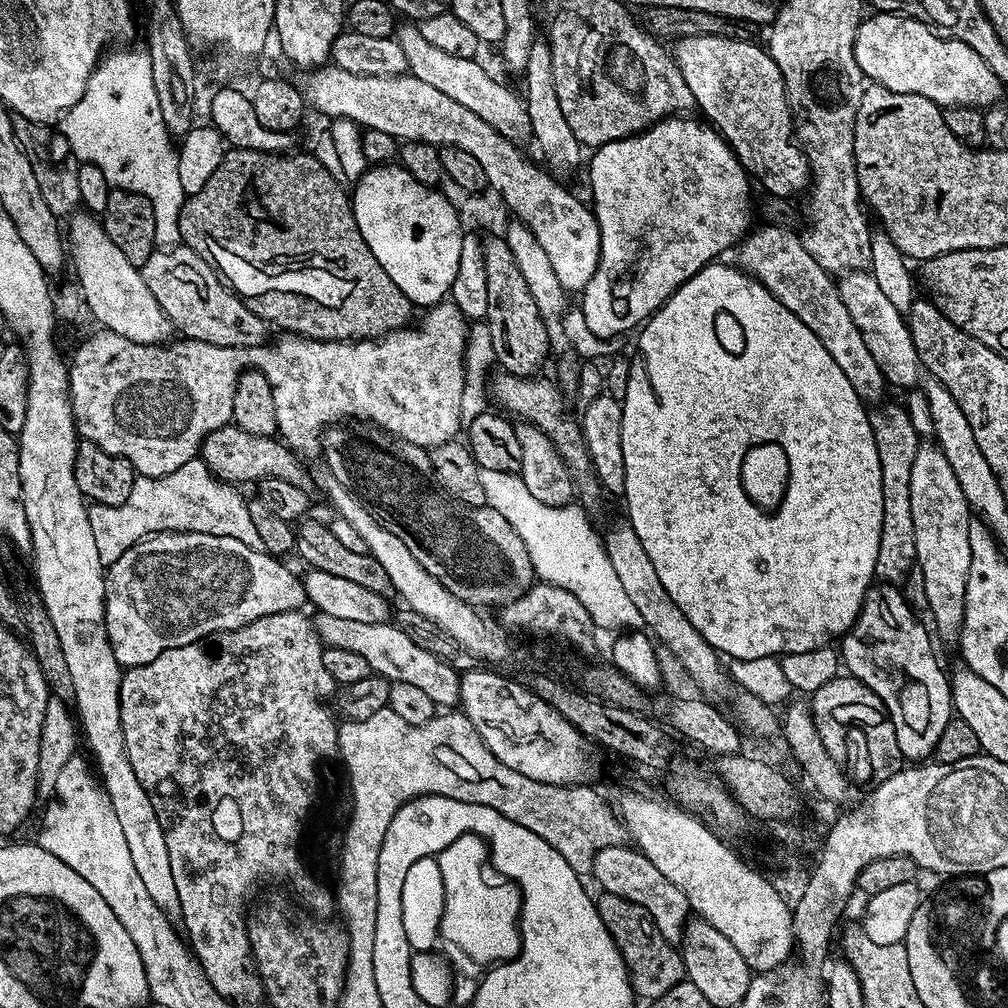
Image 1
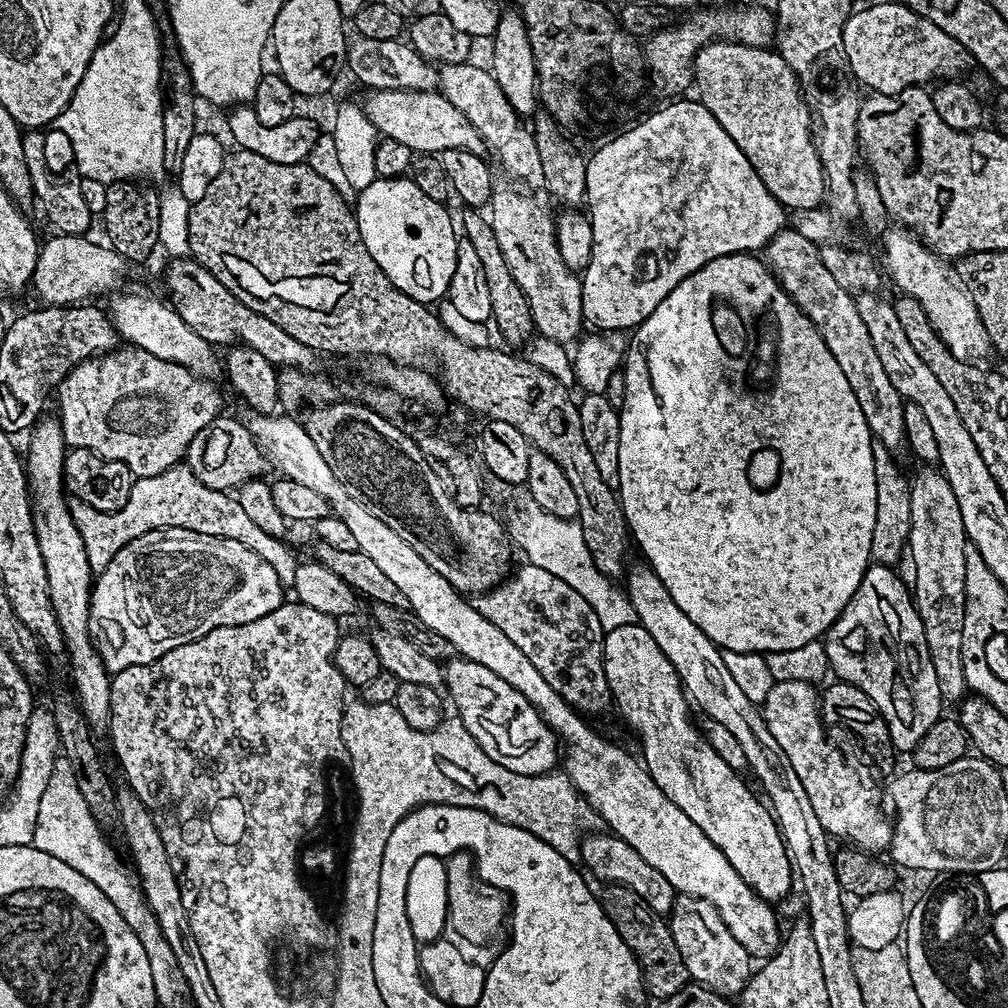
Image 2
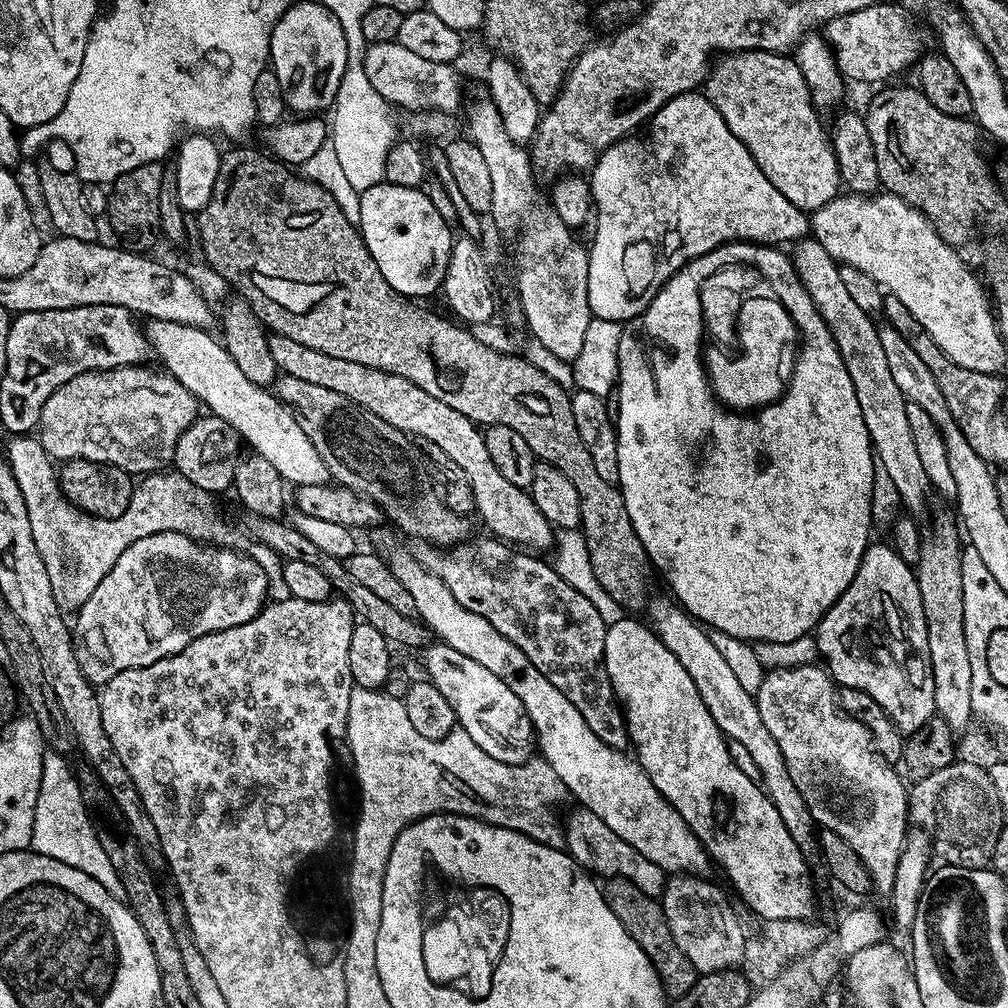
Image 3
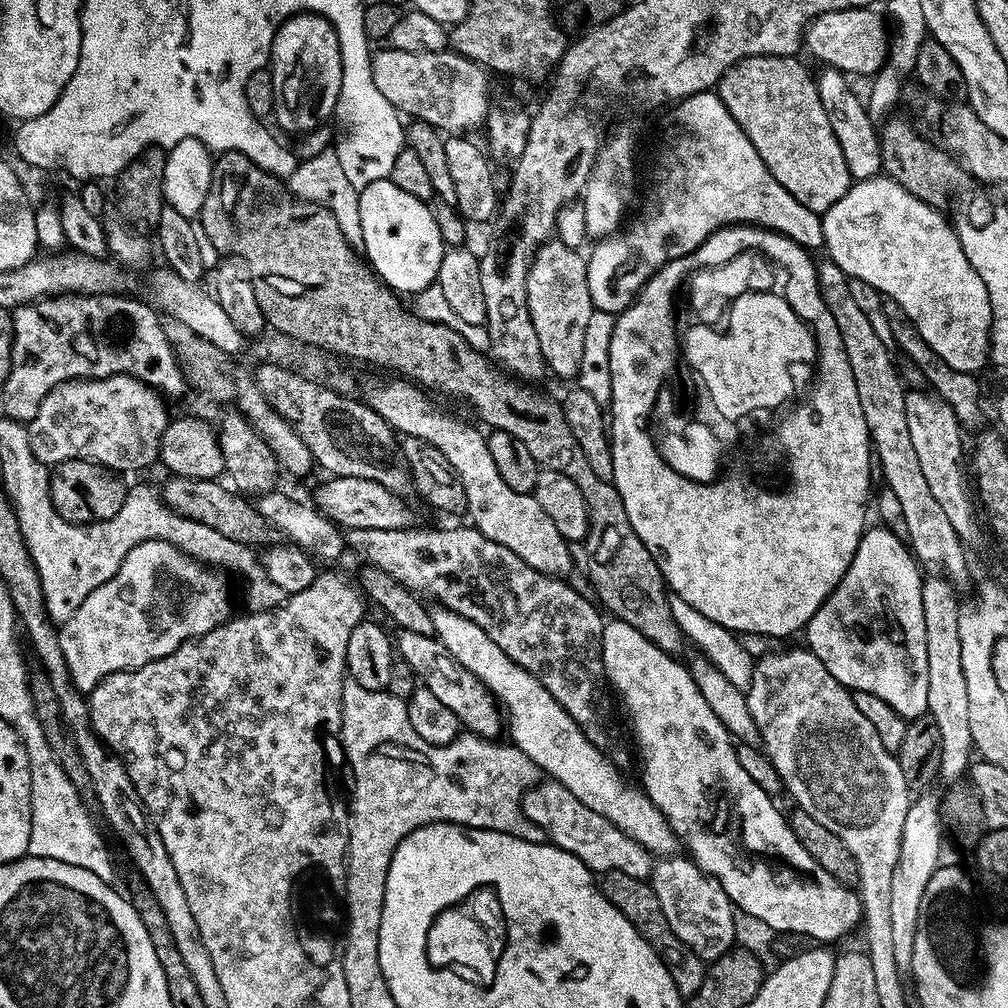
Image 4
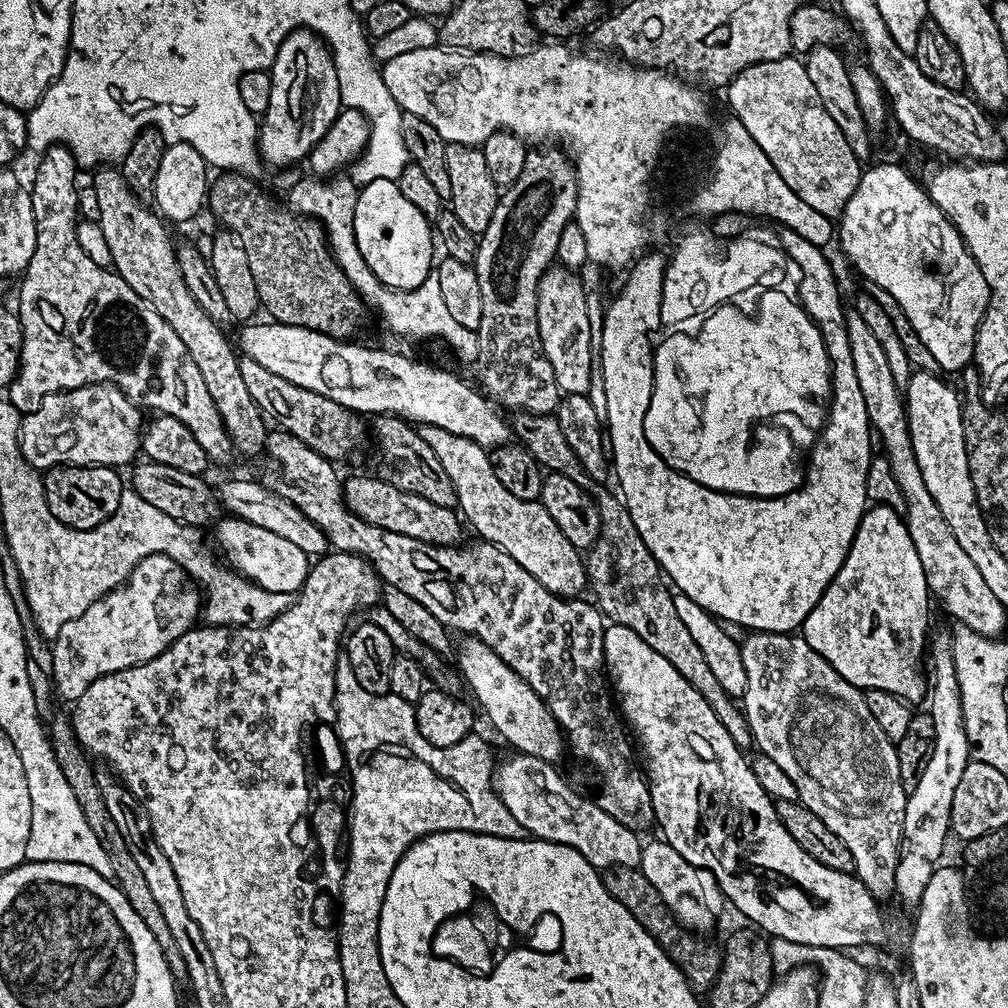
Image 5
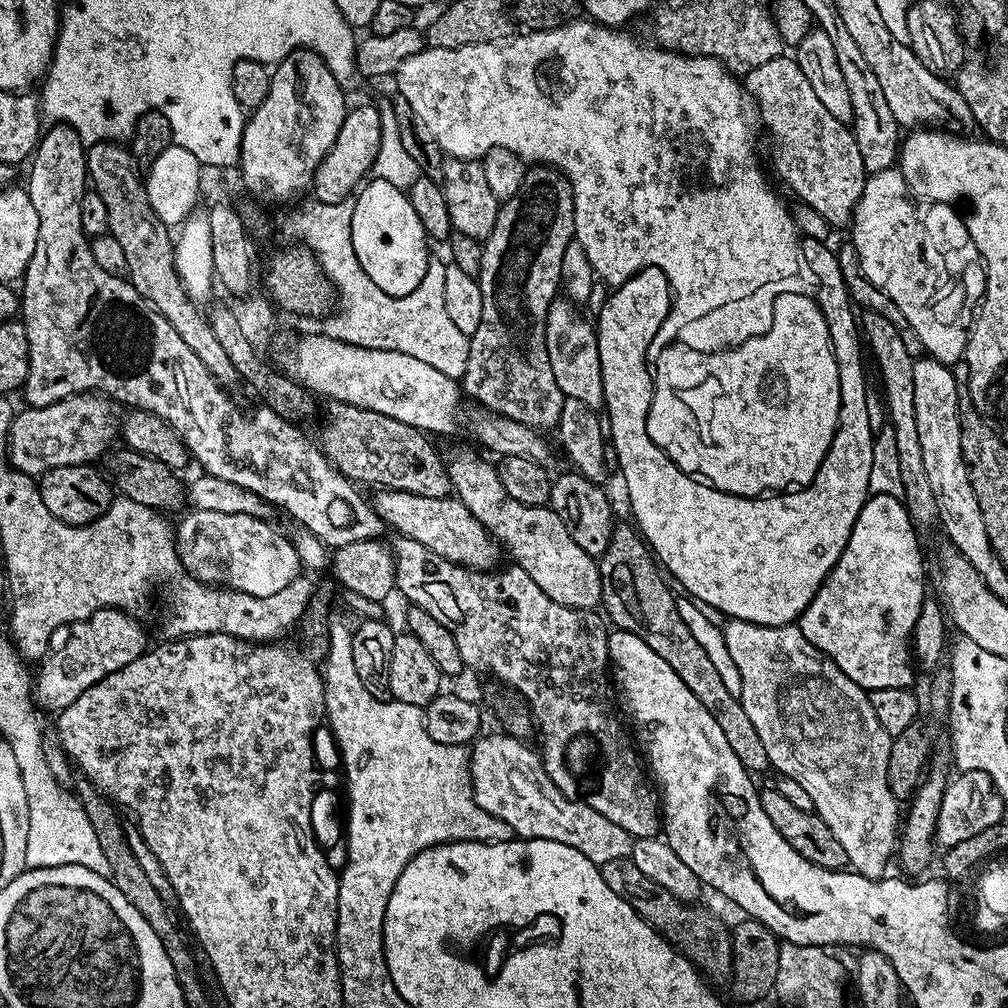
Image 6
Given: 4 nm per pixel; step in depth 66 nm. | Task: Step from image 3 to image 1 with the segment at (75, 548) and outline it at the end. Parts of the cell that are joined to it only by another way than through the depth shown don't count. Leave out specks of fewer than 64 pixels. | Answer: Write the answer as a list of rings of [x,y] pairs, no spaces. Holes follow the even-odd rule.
[[[200,458],[186,462],[186,466],[178,466],[178,470],[165,476],[137,475],[134,490],[130,490],[126,502],[113,508],[92,504],[88,509],[98,558],[105,566],[110,565],[138,541],[158,532],[197,532],[255,541],[254,518],[250,518],[248,500],[239,490],[217,479]]]

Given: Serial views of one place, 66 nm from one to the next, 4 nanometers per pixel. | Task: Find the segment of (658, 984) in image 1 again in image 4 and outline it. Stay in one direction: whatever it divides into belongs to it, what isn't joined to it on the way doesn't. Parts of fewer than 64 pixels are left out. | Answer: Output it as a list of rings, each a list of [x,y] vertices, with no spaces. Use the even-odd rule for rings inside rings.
[[[610,871],[599,877],[598,887],[600,893],[610,903],[618,910],[622,910],[622,914],[626,914],[626,918],[634,926],[634,930],[638,930],[638,934],[642,938],[646,938],[646,942],[650,942],[652,949],[670,970],[681,996],[685,998],[693,996],[704,981],[706,961],[683,944],[678,938],[678,934],[674,934],[674,930],[670,930],[670,922],[666,922],[666,914],[662,914],[662,902],[658,902],[658,894],[654,894],[651,883],[648,880],[630,878],[630,874]]]

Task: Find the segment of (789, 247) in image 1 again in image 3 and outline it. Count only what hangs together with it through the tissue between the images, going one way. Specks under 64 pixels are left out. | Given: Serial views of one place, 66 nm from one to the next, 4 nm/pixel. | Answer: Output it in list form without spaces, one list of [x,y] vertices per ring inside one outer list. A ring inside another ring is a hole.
[[[805,238],[791,245],[790,255],[797,278],[802,286],[806,286],[806,294],[810,294],[814,306],[818,306],[818,314],[822,314],[826,326],[830,326],[830,334],[834,334],[842,362],[846,362],[846,374],[850,374],[850,382],[854,382],[854,394],[858,394],[858,406],[862,406],[862,418],[866,418],[866,430],[872,439],[875,459],[886,469],[886,474],[890,474],[900,495],[901,505],[909,513],[917,514],[928,504],[930,485],[926,469],[914,447],[910,422],[906,418],[904,395],[898,386],[894,386],[886,354],[882,351],[878,324],[872,321],[875,319],[869,313],[863,312],[855,304],[854,298],[850,298],[842,282],[841,267],[836,259],[826,254],[826,246],[817,240]]]

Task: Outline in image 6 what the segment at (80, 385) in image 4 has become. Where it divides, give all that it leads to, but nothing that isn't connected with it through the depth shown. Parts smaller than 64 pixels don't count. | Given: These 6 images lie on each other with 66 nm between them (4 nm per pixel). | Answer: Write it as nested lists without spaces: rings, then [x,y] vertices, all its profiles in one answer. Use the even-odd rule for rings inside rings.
[[[81,394],[68,396],[45,408],[25,407],[24,412],[17,411],[8,435],[8,460],[13,468],[33,478],[58,466],[91,465],[113,447],[112,439],[117,439],[118,420],[112,417],[111,406],[103,395]]]

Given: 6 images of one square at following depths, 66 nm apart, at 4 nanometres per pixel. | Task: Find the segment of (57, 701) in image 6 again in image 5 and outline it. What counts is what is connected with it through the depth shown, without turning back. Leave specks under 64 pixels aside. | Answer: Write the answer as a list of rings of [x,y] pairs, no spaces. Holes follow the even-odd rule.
[[[162,554],[142,558],[119,588],[98,598],[77,620],[63,624],[51,641],[52,680],[57,694],[69,702],[80,700],[98,678],[145,664],[162,654],[201,616],[201,589],[181,564]]]

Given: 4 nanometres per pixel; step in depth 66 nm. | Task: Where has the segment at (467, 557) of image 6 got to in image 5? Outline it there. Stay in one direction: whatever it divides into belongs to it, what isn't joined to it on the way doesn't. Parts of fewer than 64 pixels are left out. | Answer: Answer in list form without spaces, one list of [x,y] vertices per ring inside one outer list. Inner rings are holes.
[[[379,475],[376,476],[352,476],[343,481],[344,501],[348,503],[350,511],[358,514],[358,518],[370,522],[370,526],[378,526],[394,534],[406,534],[406,538],[414,538],[427,544],[456,546],[461,543],[462,520],[453,509],[434,506],[434,502],[426,502],[426,498],[410,494]]]

